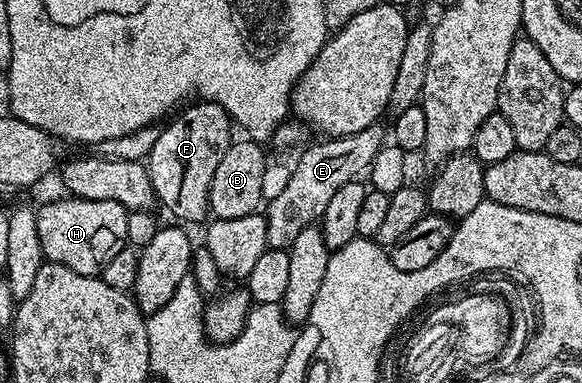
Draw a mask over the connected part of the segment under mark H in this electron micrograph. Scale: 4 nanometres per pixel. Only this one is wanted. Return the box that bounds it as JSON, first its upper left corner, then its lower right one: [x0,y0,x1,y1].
[36,198,129,276]

